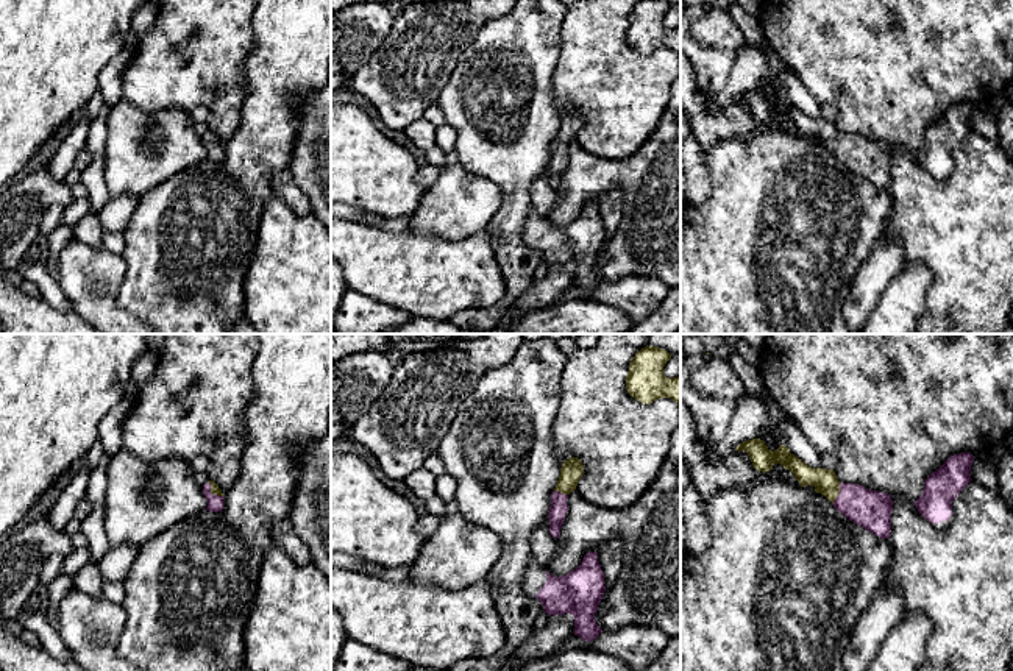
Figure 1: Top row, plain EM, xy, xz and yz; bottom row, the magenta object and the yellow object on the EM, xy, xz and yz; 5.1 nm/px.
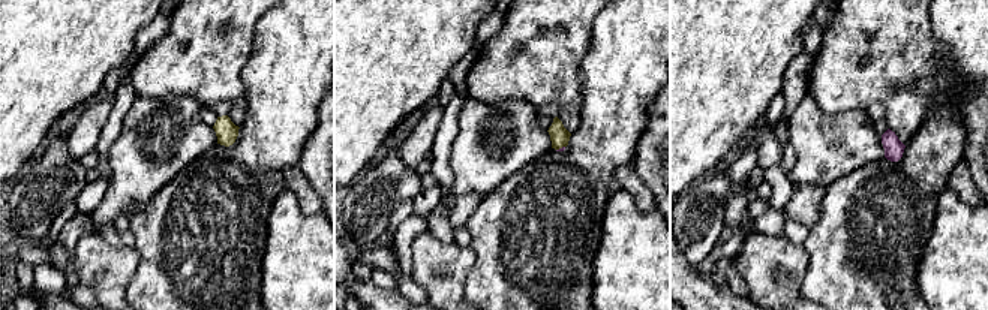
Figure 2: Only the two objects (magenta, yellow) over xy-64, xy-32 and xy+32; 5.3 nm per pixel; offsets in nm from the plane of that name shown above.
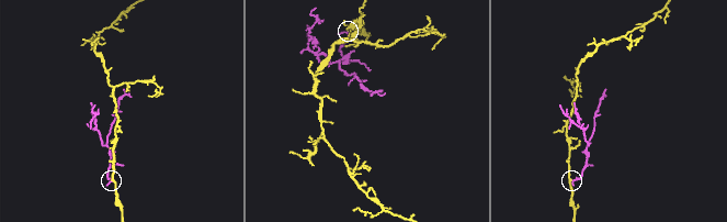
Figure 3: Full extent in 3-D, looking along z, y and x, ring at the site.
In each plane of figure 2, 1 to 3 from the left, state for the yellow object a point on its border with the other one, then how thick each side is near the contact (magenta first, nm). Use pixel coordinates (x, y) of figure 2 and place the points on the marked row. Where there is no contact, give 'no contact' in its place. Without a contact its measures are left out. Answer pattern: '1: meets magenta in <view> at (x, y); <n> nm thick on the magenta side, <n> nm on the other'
1: no contact
2: meets magenta in xy-32 at (559, 149); 20 nm thick on the magenta side, 110 nm on the other
3: no contact

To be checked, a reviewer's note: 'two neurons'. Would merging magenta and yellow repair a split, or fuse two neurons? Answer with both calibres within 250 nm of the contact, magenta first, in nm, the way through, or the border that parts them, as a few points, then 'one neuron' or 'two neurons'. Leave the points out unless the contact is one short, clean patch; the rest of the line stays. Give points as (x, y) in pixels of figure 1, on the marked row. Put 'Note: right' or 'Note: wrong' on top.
Note: wrong
200 nm thick on the magenta side, 130 nm on the other; runs through yz (871, 509), (838, 493), (824, 481); one neuron

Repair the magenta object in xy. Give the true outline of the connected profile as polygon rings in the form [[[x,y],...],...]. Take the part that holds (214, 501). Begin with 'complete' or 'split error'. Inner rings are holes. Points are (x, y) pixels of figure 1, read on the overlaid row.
split error | [[[208,481],[203,485],[203,493],[204,493],[206,501],[208,501],[206,510],[222,512],[225,495],[222,493],[222,490],[219,488],[219,485],[214,481]]]

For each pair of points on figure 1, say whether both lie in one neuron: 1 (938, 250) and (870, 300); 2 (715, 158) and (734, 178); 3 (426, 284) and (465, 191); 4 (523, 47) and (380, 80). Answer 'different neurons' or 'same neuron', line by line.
1: different neurons
2: same neuron
3: different neurons
4: different neurons

